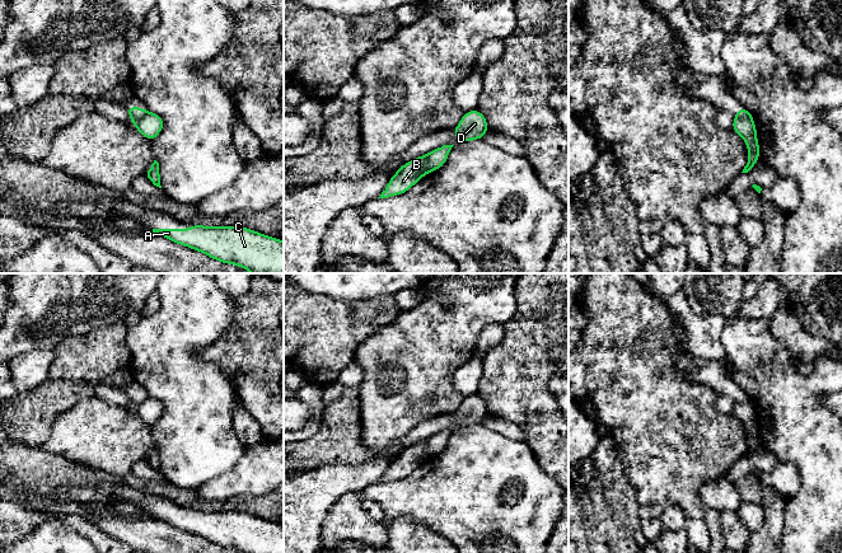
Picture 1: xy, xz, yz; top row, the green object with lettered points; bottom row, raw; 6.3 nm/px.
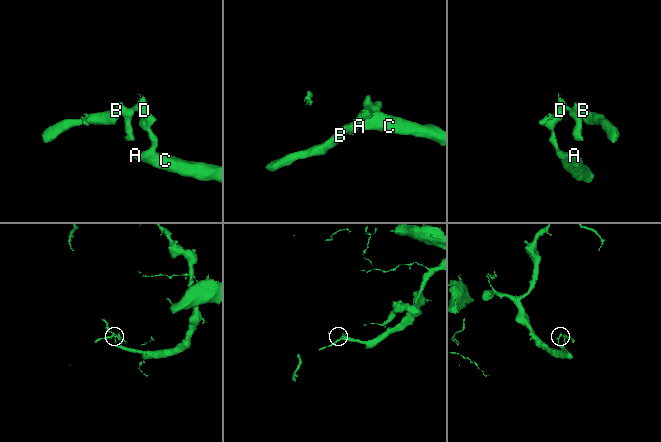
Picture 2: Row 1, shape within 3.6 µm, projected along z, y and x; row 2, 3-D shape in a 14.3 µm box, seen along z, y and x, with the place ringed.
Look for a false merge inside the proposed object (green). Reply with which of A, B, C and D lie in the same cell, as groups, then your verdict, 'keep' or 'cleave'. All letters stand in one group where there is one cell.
A C D / B | cleave

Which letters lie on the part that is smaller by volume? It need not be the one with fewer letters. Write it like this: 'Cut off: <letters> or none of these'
Cut off: B

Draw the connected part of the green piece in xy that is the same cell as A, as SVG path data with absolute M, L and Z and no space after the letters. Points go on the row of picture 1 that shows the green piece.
M192 224L191 229L153 229L153 233L251 273L284 273L284 242L248 228Z

